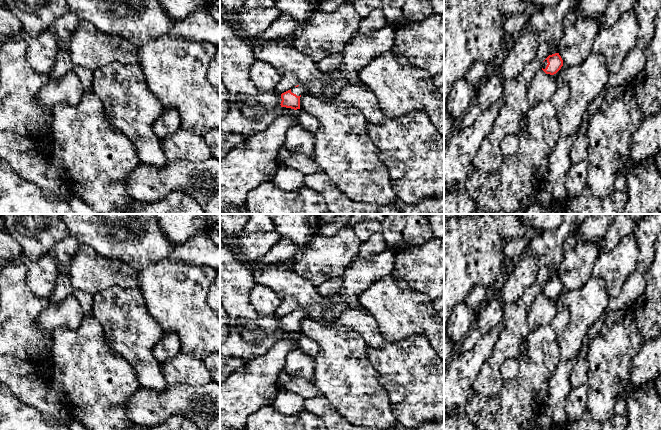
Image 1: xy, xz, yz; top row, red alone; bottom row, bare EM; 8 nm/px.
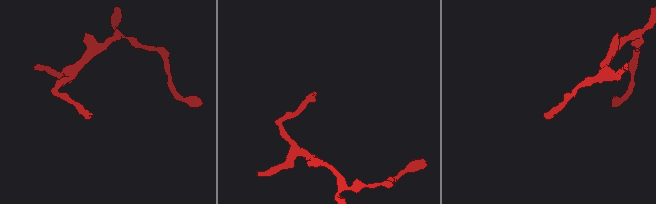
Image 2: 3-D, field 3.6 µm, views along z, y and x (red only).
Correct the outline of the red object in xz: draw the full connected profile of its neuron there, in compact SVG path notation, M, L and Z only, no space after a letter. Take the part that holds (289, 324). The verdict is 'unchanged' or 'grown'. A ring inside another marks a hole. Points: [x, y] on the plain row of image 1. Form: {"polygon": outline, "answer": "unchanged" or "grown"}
{"polygon": "M297 309L292 313L281 318L281 331L291 332L294 334L300 333L300 321L305 317L303 309Z", "answer": "grown"}

